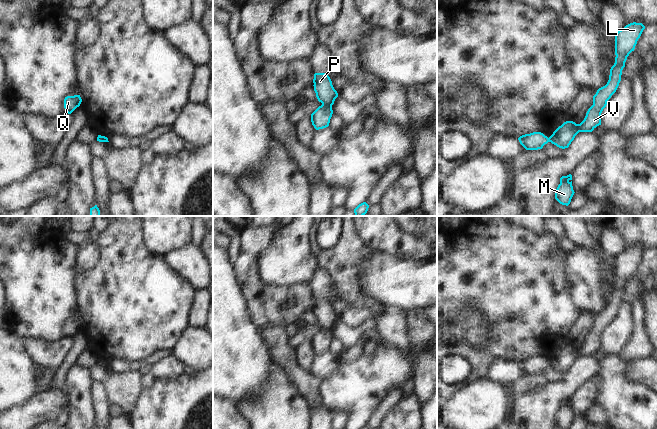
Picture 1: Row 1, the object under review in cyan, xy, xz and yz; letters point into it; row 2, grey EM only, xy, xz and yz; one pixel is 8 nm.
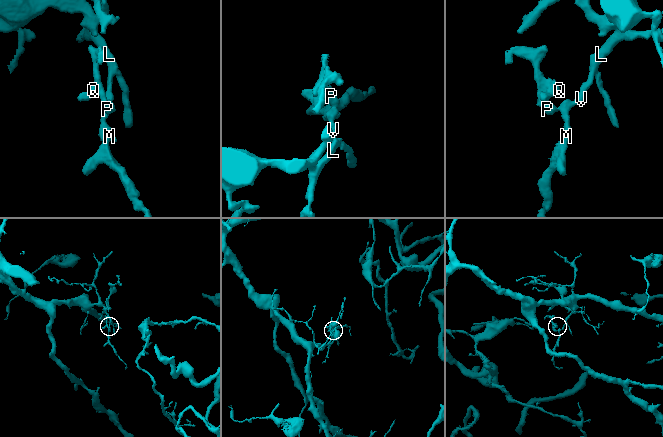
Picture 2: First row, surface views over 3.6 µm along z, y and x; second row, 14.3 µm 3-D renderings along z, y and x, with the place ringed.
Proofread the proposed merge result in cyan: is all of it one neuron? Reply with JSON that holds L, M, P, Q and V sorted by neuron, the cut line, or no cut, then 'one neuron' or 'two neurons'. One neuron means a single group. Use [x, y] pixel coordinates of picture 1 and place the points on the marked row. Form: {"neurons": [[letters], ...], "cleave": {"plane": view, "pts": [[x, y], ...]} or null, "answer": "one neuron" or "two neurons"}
{"neurons": [["L", "M", "V"], ["P", "Q"]], "cleave": {"plane": "xz", "pts": [[322, 103], [331, 106]]}, "answer": "two neurons"}

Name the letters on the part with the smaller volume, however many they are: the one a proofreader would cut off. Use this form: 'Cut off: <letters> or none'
Cut off: P, Q

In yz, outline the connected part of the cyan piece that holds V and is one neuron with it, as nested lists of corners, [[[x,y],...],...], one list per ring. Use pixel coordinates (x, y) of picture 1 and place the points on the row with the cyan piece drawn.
[[[633,22],[616,32],[615,63],[610,69],[607,84],[599,88],[593,96],[593,105],[588,109],[584,120],[580,124],[573,121],[564,122],[549,137],[552,144],[562,149],[568,148],[579,132],[592,132],[601,125],[601,113],[607,101],[616,92],[627,57],[634,51],[644,29],[645,26],[642,23]]]

